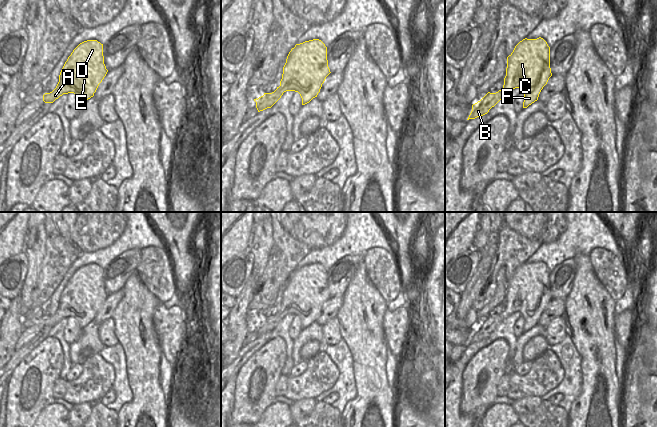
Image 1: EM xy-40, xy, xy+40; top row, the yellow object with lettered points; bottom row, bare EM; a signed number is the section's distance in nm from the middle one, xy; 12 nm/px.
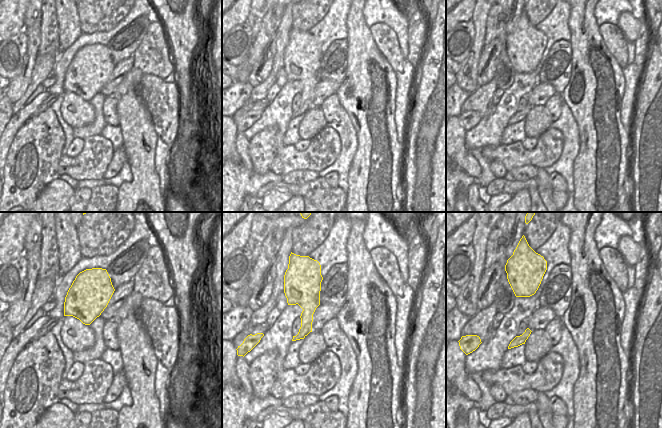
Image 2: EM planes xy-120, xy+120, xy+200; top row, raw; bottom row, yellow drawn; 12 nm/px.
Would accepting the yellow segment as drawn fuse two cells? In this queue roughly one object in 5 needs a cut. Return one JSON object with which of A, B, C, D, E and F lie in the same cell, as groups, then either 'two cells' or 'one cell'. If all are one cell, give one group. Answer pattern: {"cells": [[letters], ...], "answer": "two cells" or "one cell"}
{"cells": [["A", "B", "C", "D", "E", "F"]], "answer": "one cell"}

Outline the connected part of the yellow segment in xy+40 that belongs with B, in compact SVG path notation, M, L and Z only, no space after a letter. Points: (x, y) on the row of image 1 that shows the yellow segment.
M541 37L523 39L507 57L503 88L496 93L488 92L473 104L467 120L487 114L504 95L515 88L519 88L524 94L523 108L527 108L538 100L541 90L551 76L550 47L547 42Z

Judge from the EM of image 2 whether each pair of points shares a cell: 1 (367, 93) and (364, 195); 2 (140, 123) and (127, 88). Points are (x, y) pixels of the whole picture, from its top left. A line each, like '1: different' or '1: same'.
1: same
2: same

